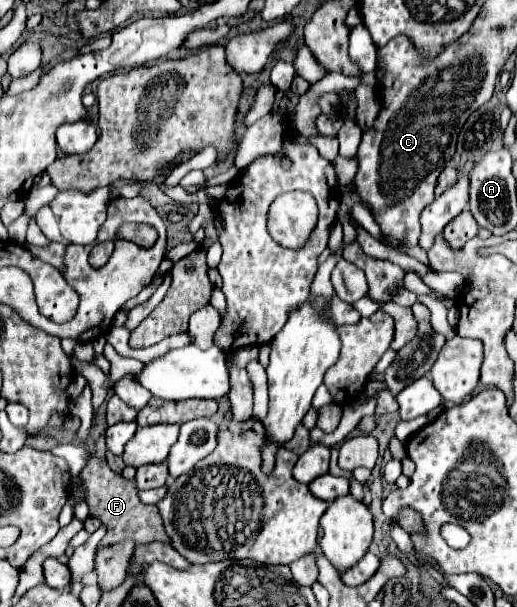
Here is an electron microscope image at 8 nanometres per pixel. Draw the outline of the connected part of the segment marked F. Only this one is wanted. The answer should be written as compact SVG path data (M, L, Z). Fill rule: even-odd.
M90 456L86 460L86 466L80 472L80 488L84 490L84 500L90 508L90 516L98 518L102 526L106 528L106 536L100 540L100 548L112 546L122 542L124 538L132 538L136 546L150 544L150 542L164 542L172 544L164 530L164 522L160 516L160 510L156 506L148 506L140 502L138 492L134 488L134 480L124 480L122 476L114 474L112 468L104 458Z

